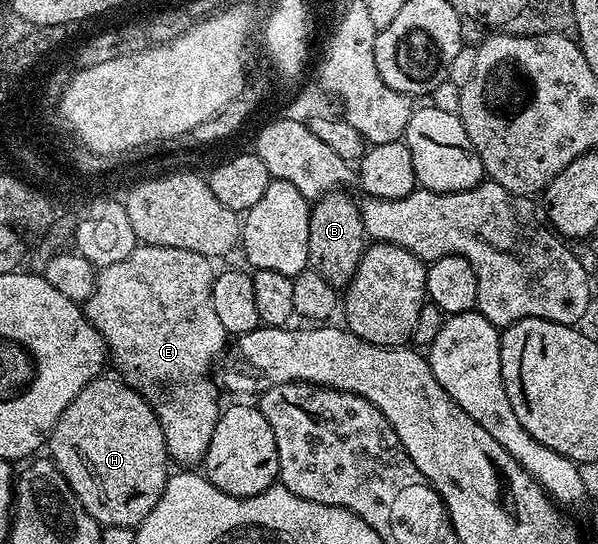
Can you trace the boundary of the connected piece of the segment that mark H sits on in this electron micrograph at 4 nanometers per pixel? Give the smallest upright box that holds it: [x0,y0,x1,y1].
[50,377,170,528]

